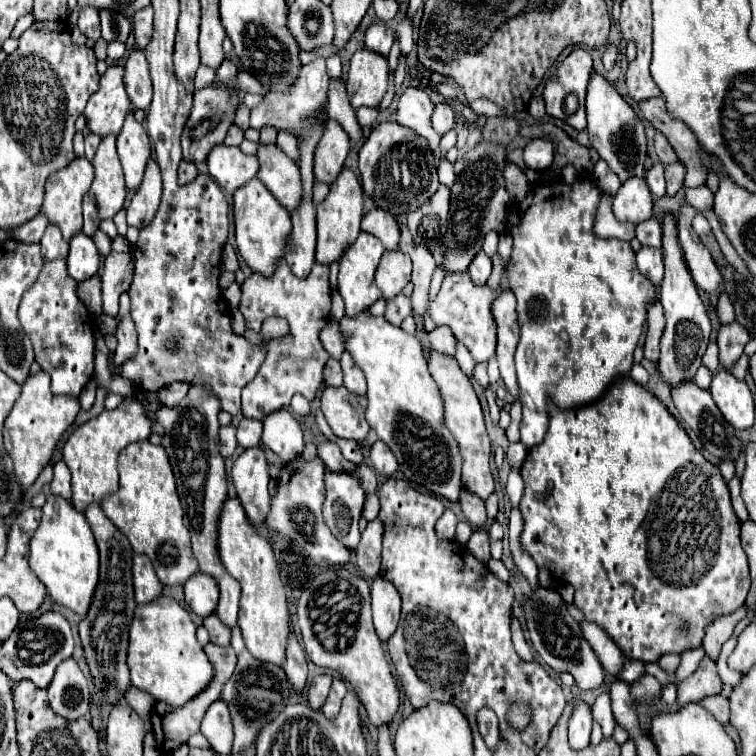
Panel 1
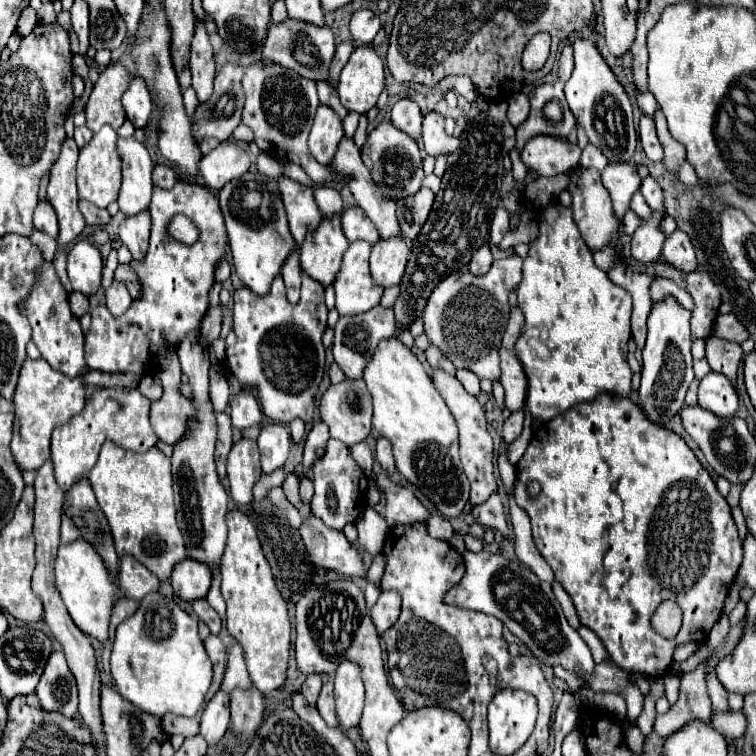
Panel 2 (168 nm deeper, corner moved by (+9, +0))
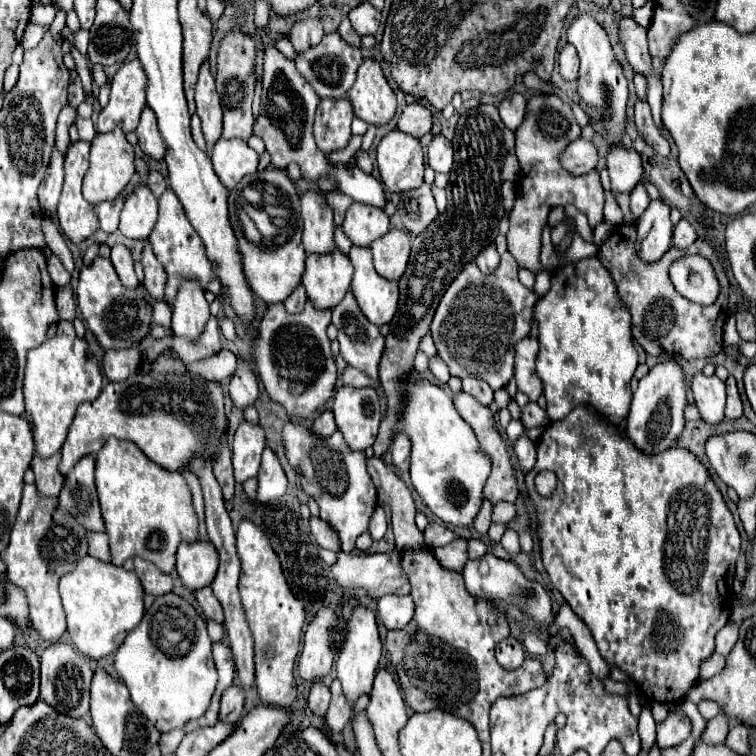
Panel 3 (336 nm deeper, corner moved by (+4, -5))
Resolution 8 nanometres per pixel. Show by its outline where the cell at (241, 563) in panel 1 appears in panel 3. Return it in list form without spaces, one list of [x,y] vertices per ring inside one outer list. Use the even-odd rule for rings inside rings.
[[[243,520],[237,530],[237,552],[241,556],[239,594],[255,640],[255,686],[261,702],[269,706],[289,708],[297,694],[293,676],[295,658],[299,652],[301,628],[305,624],[305,608],[293,596],[277,554],[273,552],[267,536],[249,520]]]

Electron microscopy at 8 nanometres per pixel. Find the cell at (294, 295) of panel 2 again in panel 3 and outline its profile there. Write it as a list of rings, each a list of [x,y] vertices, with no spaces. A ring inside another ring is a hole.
[[[299,284],[299,288],[285,300],[285,310],[289,310],[289,314],[299,314],[305,302],[307,302],[307,294],[305,294],[305,288]]]

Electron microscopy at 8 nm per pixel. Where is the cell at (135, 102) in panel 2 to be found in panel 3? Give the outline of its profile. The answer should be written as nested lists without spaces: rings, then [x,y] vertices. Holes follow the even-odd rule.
[[[145,108],[141,114],[141,122],[137,126],[137,136],[139,136],[139,148],[149,156],[151,160],[163,160],[165,158],[165,142],[161,140],[161,134],[157,130],[157,120],[153,116],[151,108]]]

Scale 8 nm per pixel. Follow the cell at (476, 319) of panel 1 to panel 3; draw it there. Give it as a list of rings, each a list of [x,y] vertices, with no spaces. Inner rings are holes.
[[[505,252],[501,256],[501,264],[493,274],[481,274],[475,262],[469,262],[453,280],[453,284],[445,290],[433,322],[431,322],[431,336],[437,346],[437,354],[443,358],[443,362],[449,366],[451,376],[465,378],[475,376],[485,380],[493,390],[503,388],[513,378],[513,362],[515,362],[515,344],[517,340],[523,340],[531,332],[533,324],[533,304],[537,304],[539,296],[531,290],[527,290],[519,278],[517,278],[519,264],[515,258]],[[485,316],[513,316],[513,332],[507,328],[507,336],[501,336],[501,340],[489,340],[489,336],[483,336],[485,328]],[[459,338],[475,338],[481,342],[481,352],[471,352],[471,344],[459,344]]]

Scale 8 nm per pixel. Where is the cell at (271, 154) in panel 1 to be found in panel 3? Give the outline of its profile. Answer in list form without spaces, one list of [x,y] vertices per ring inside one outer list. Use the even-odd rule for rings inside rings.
[[[301,194],[301,216],[303,216],[303,244],[307,252],[333,252],[335,222],[333,210],[321,194]]]

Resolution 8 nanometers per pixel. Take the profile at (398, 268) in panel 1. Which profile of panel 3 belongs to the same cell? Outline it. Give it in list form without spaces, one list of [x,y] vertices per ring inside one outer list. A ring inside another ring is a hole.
[[[391,228],[385,236],[377,238],[371,244],[373,264],[377,274],[387,280],[399,280],[405,272],[405,264],[411,254],[411,240],[405,230]]]

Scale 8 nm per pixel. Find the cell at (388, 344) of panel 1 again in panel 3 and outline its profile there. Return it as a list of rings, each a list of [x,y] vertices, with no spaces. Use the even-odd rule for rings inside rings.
[[[407,378],[405,388],[407,388],[407,400],[405,400],[405,408],[401,412],[401,428],[409,434],[409,438],[413,442],[413,450],[411,450],[413,488],[419,492],[419,496],[431,508],[431,512],[437,518],[441,518],[445,524],[469,526],[469,524],[473,524],[477,512],[481,510],[483,486],[491,472],[491,460],[481,450],[473,428],[469,428],[469,424],[455,410],[453,398],[449,392],[445,392],[443,388],[427,382],[427,380],[417,382],[415,378]]]

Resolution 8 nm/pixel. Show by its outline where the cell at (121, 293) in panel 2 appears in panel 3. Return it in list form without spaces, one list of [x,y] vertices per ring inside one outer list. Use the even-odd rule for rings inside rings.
[[[115,244],[111,248],[111,262],[113,262],[125,288],[137,288],[139,286],[139,282],[135,278],[135,268],[133,268],[133,256],[125,244]]]

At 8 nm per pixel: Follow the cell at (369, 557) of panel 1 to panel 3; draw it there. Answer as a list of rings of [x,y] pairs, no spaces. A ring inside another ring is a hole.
[[[377,506],[371,516],[371,522],[369,522],[369,532],[371,532],[373,540],[381,540],[385,530],[387,530],[387,516],[385,516],[385,510],[381,506]]]

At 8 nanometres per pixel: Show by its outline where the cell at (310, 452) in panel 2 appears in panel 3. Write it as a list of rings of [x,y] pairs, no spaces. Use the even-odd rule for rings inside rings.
[[[331,410],[321,412],[313,422],[313,432],[319,436],[331,436],[335,430],[337,430],[337,426],[335,426],[335,418],[333,418]]]

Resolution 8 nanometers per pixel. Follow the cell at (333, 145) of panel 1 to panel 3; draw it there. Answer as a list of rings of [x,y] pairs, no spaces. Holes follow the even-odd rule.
[[[347,96],[339,100],[321,100],[315,114],[315,142],[319,150],[333,152],[347,146],[351,138],[351,120],[355,118],[351,100]]]

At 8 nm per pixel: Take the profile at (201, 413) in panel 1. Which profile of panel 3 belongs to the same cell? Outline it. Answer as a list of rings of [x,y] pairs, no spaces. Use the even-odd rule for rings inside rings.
[[[187,280],[177,292],[177,300],[171,304],[171,328],[175,336],[197,338],[209,320],[209,304],[203,296],[201,284]]]

